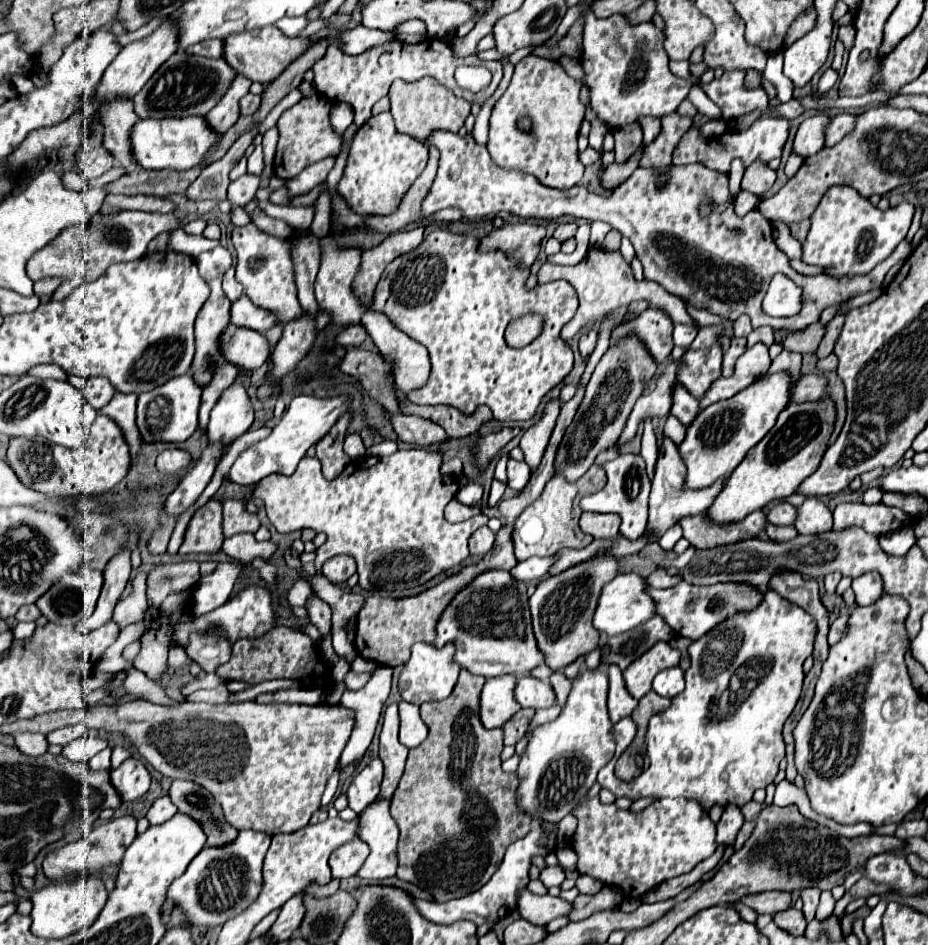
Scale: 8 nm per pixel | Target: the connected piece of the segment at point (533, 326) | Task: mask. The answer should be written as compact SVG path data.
M526 315L524 319L514 319L510 327L506 327L504 339L510 347L526 347L540 333L542 333L542 317Z

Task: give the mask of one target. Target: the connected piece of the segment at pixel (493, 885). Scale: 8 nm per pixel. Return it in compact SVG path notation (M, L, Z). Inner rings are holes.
M534 827L526 837L514 841L508 849L506 849L506 855L500 863L500 867L496 869L496 873L492 875L492 879L478 891L466 895L466 897L460 897L460 899L452 899L448 903L436 903L436 901L422 901L422 899L414 899L418 911L428 919L428 921L434 921L434 923L454 923L454 921L460 921L460 919L468 919L476 925L482 925L484 921L490 921L490 919L502 919L506 915L510 915L514 909L516 909L516 893L518 889L524 889L528 885L528 869L532 865L532 857L534 855L546 855L546 849L540 847L540 837L544 835L544 829L542 827Z

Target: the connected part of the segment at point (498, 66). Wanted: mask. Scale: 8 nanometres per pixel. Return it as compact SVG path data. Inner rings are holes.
M424 39L422 43L418 45L408 45L408 43L402 43L402 41L388 41L384 45L378 45L378 47L372 47L368 51L364 51L362 55L346 55L344 51L336 49L334 45L328 47L328 53L324 59L320 59L314 67L314 87L318 93L322 93L324 97L328 97L330 101L344 101L352 107L354 111L354 125L362 125L366 119L372 117L372 107L378 99L382 99L384 95L388 95L390 91L390 85L396 81L396 79L402 79L402 81L418 81L422 77L434 77L436 81L440 81L442 85L446 85L450 91L454 91L454 95L470 101L470 103L484 103L492 93L494 89L498 87L500 79L502 79L502 63L500 61L482 61L478 59L476 55L470 55L470 57L456 57L450 49L450 45L444 41L444 39ZM458 65L482 65L486 69L490 69L492 73L492 81L486 89L478 91L476 95L458 87L456 81L454 81L454 69Z

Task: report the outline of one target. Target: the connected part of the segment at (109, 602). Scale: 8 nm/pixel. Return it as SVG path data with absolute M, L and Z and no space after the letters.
M122 551L118 553L106 567L104 571L104 587L96 605L96 611L92 613L92 617L88 617L86 625L88 629L98 629L102 625L106 625L106 621L112 619L112 611L116 607L116 603L120 601L126 583L130 579L130 553Z

